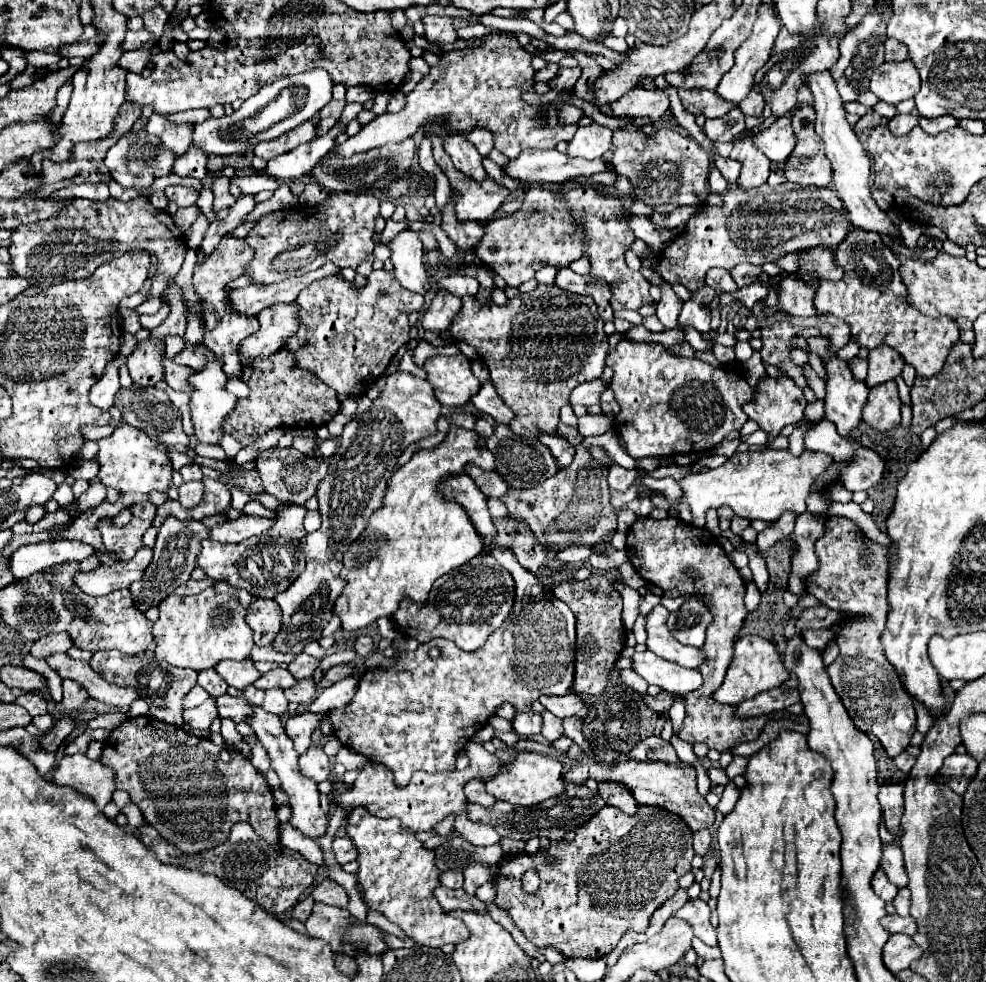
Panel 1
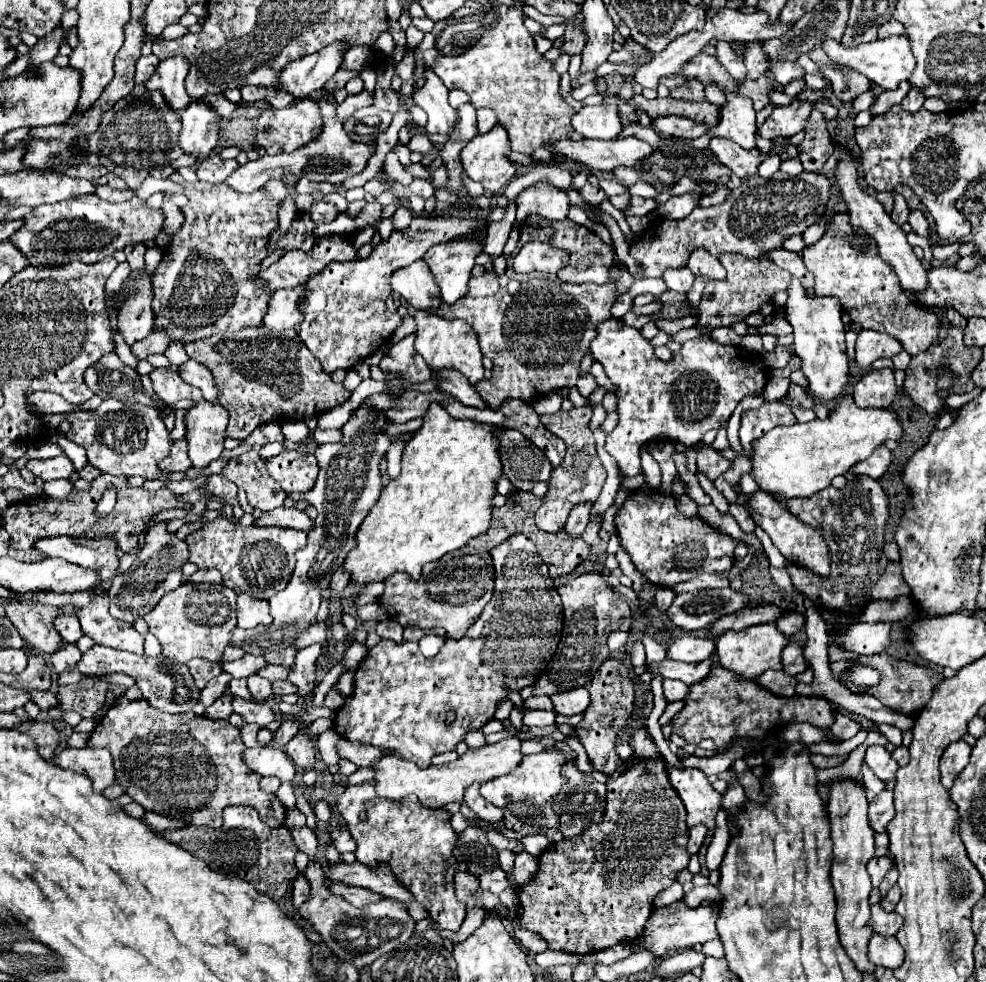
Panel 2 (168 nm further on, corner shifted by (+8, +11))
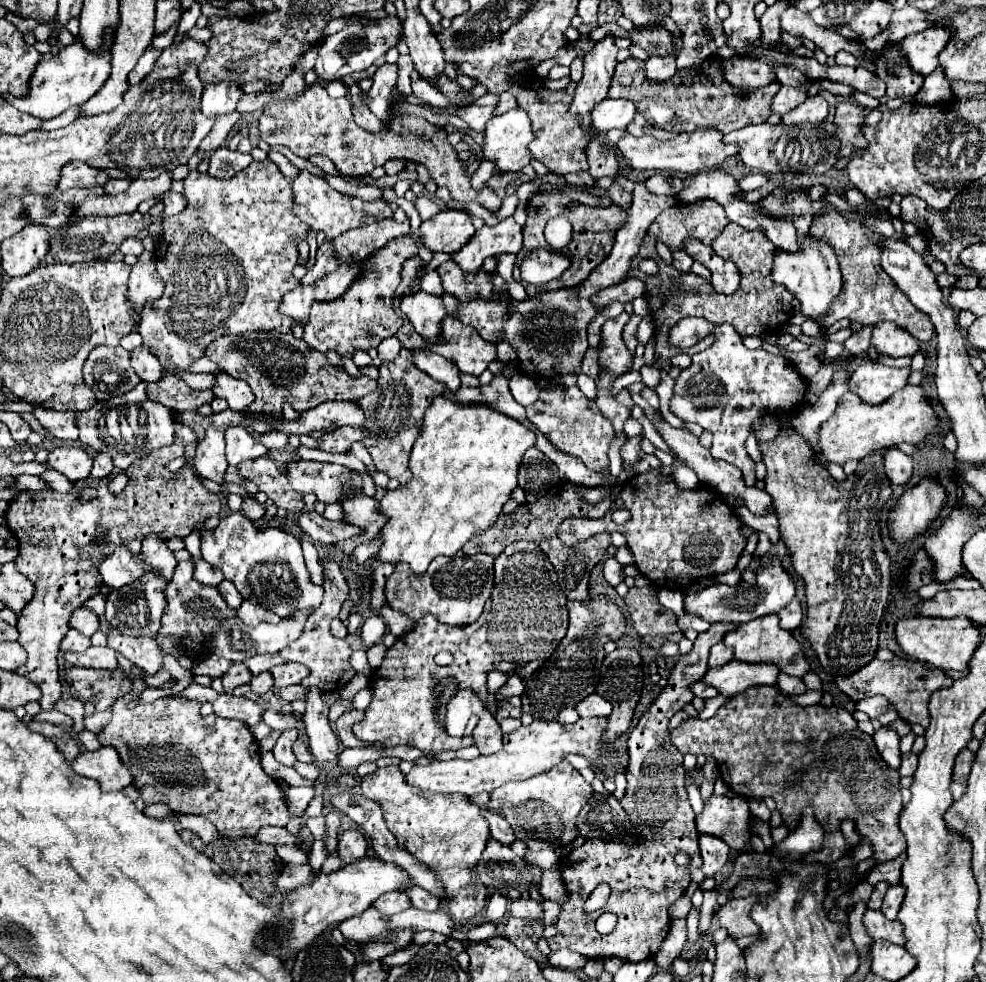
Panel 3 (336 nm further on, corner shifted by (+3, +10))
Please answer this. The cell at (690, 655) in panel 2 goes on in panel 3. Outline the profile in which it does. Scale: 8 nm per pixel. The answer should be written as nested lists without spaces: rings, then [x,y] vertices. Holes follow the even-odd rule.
[[[718,642],[716,646],[712,646],[712,650],[710,650],[710,658],[708,658],[708,666],[710,666],[710,668],[724,666],[724,664],[730,662],[730,660],[732,660],[730,648],[724,646],[724,642]]]

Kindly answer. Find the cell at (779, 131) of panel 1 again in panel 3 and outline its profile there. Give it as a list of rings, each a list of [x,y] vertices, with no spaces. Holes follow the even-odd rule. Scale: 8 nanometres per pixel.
[[[818,94],[812,98],[806,98],[802,104],[798,104],[794,110],[782,116],[780,124],[784,126],[798,126],[798,124],[814,124],[822,122],[828,116],[828,102]]]

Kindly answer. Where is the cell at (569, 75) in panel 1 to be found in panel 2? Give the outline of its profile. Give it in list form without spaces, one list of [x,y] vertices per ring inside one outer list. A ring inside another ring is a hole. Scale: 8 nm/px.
[[[581,11],[573,15],[573,23],[567,23],[565,29],[565,43],[563,43],[563,53],[569,55],[579,55],[585,47],[585,31],[583,31],[583,17]]]

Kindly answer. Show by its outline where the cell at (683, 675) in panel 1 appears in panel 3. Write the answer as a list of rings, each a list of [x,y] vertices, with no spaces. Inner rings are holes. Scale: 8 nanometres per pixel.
[[[730,660],[722,668],[710,668],[700,682],[716,688],[724,696],[734,696],[750,686],[768,684],[774,686],[780,670],[776,666],[750,666],[744,662]]]

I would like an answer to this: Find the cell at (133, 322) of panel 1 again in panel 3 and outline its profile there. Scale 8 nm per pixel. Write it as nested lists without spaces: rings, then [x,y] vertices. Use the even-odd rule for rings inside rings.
[[[130,238],[130,240],[126,240],[126,242],[120,246],[120,252],[122,252],[122,254],[142,254],[142,252],[144,252],[144,244],[142,244],[142,240],[138,240],[138,238]]]

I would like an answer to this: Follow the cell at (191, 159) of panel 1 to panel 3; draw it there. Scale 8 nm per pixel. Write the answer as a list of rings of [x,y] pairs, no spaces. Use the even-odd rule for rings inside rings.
[[[234,82],[208,84],[202,94],[200,112],[208,118],[216,118],[216,114],[230,114],[236,110],[240,96],[242,96],[242,90]]]

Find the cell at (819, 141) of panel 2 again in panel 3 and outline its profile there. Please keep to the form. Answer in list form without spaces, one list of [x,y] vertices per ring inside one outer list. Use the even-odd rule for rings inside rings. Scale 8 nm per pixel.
[[[840,102],[836,106],[834,124],[836,124],[836,138],[840,142],[838,154],[842,158],[850,158],[850,154],[856,148],[866,148],[866,140],[862,136],[864,116],[862,116],[860,106],[856,106],[852,102]]]

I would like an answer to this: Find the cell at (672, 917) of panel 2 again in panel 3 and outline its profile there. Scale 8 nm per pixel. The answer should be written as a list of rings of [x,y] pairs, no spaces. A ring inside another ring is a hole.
[[[748,896],[748,898],[732,898],[724,906],[720,906],[718,914],[718,926],[728,930],[730,938],[742,938],[742,936],[754,936],[758,934],[758,926],[750,922],[750,906],[758,900],[758,896]]]

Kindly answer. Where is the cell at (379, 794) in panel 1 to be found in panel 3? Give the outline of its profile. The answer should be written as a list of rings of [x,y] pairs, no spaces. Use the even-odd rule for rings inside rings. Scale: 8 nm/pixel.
[[[580,718],[574,724],[558,724],[534,720],[530,726],[522,726],[520,730],[504,736],[504,748],[490,756],[478,756],[474,760],[448,760],[448,762],[432,762],[430,766],[416,765],[404,778],[410,786],[428,792],[442,794],[464,794],[474,796],[480,792],[490,792],[494,788],[510,781],[523,781],[548,770],[558,764],[564,754],[580,754],[590,762],[598,762],[602,754],[602,730],[606,726],[606,718]]]

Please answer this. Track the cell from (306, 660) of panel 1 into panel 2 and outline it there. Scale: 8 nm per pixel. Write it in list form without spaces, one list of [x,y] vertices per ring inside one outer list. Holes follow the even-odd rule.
[[[311,645],[311,647],[305,647],[297,653],[295,657],[295,663],[291,665],[291,673],[289,673],[289,681],[293,685],[297,685],[297,695],[301,699],[309,699],[313,695],[313,689],[317,687],[317,667],[315,667],[315,661],[319,657],[319,651],[321,647],[319,645]]]

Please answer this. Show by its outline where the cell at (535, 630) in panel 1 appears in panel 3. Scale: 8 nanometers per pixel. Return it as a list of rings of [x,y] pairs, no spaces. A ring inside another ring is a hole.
[[[512,542],[496,558],[494,574],[496,584],[492,598],[486,600],[484,612],[476,622],[470,626],[446,626],[434,616],[424,616],[388,648],[382,666],[370,676],[372,702],[366,708],[364,720],[352,728],[356,738],[384,742],[386,748],[398,744],[416,746],[424,756],[472,746],[472,736],[452,738],[446,734],[438,714],[440,696],[436,694],[442,680],[454,678],[458,690],[470,688],[482,700],[484,708],[492,712],[492,706],[488,706],[486,700],[488,672],[514,672],[524,680],[550,658],[566,634],[568,608],[566,596],[556,580],[556,570],[544,550],[536,542]],[[442,650],[452,652],[454,660],[448,666],[438,666],[434,662],[436,654]]]

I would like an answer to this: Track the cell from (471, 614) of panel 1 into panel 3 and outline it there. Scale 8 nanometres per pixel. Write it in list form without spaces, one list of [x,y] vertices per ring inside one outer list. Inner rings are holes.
[[[460,552],[454,558],[438,556],[422,576],[416,576],[410,566],[400,562],[386,582],[386,602],[390,608],[404,612],[414,622],[420,620],[424,614],[432,614],[442,624],[468,626],[482,614],[492,588],[494,558],[490,554],[468,556]]]

